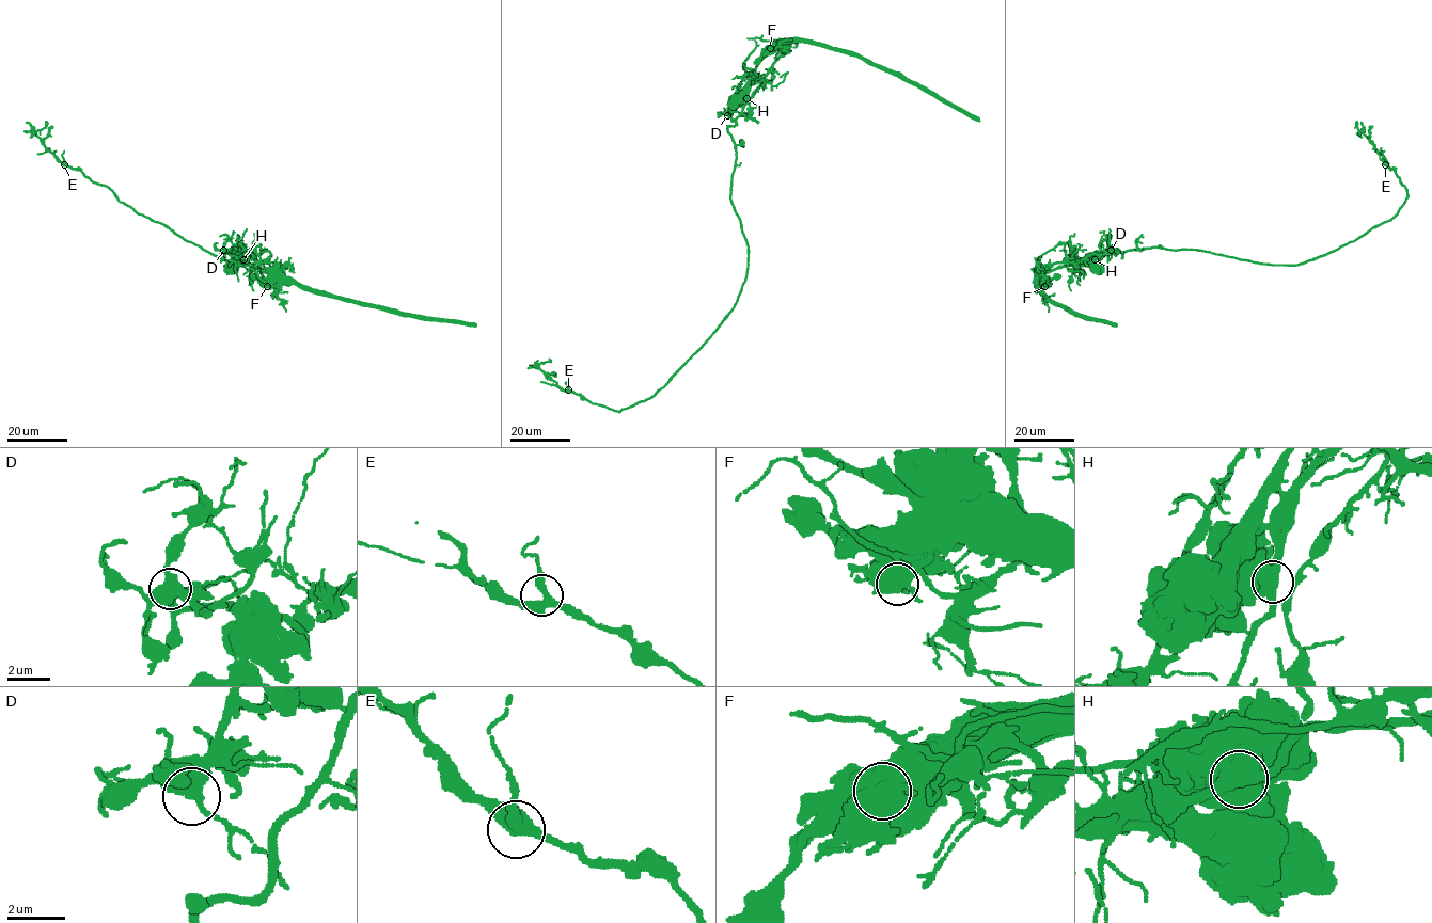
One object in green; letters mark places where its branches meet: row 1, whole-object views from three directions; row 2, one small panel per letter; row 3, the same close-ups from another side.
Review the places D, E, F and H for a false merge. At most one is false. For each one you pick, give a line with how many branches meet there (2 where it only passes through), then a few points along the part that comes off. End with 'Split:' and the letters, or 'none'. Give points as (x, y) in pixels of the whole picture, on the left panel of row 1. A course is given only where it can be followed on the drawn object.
H: branches 3; course (244, 259), (224, 251), (232, 247), (226, 250), (244, 264), (186, 240), (64, 164), (35, 133), (45, 121)
Split: H

